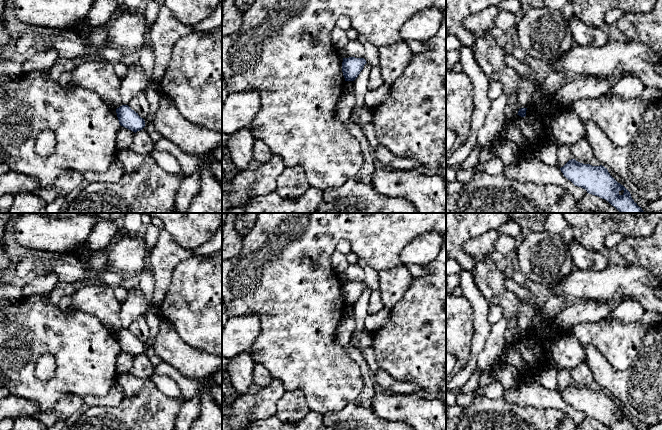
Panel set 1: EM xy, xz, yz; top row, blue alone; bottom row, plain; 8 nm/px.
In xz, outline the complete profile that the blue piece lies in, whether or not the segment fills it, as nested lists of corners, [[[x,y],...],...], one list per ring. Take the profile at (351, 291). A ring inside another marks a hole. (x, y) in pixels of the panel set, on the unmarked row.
[[[343,282],[342,296],[345,305],[354,305],[363,294],[366,287],[364,282]]]

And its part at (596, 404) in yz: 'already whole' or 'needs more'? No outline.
already whole

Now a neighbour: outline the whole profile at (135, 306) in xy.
[[[142,291],[130,292],[127,299],[121,304],[120,320],[122,329],[127,329],[139,317],[145,318],[147,311],[148,304]]]

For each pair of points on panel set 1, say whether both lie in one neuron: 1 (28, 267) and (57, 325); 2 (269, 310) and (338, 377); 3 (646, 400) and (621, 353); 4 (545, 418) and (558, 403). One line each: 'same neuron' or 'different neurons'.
1: different neurons
2: same neuron
3: different neurons
4: different neurons

